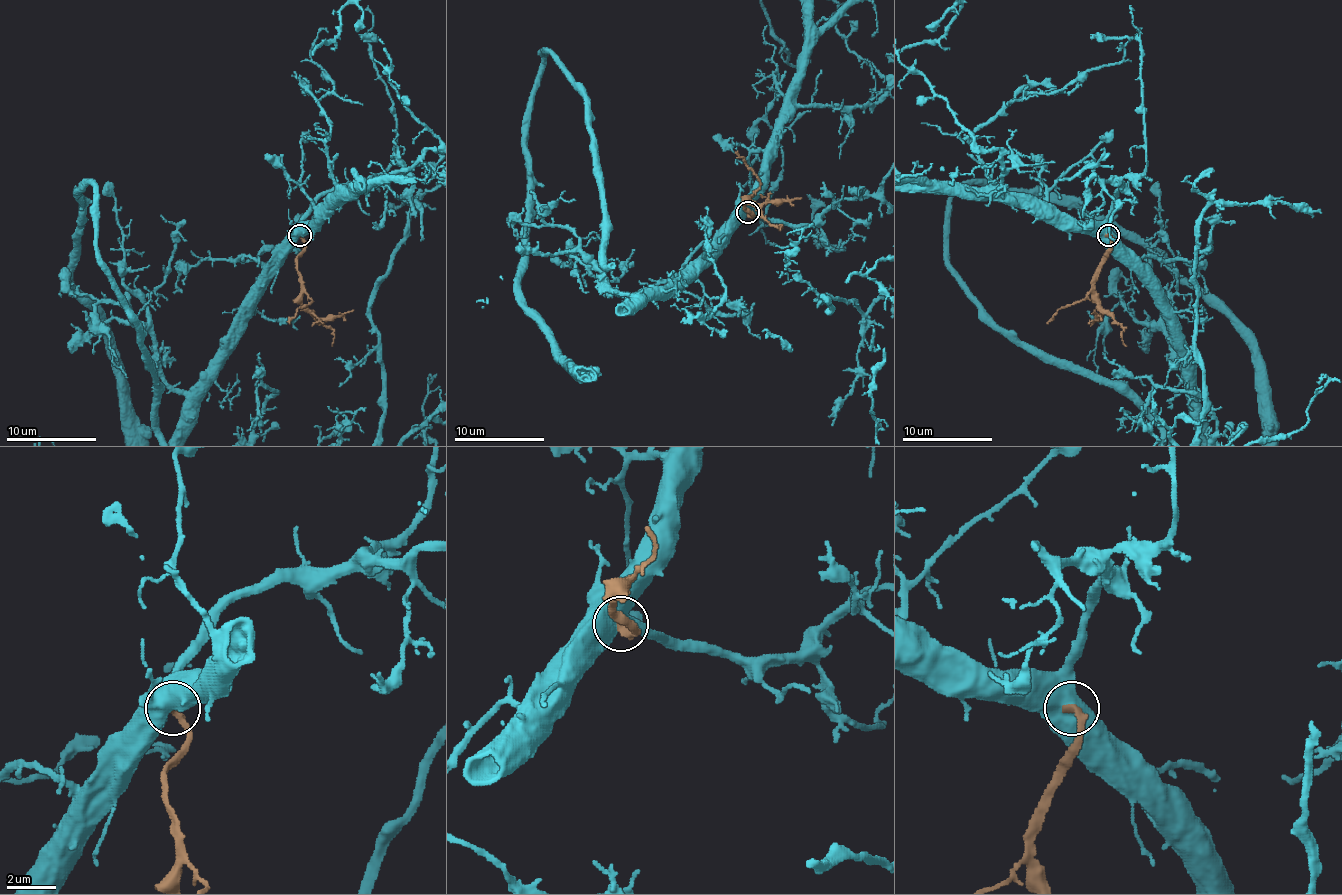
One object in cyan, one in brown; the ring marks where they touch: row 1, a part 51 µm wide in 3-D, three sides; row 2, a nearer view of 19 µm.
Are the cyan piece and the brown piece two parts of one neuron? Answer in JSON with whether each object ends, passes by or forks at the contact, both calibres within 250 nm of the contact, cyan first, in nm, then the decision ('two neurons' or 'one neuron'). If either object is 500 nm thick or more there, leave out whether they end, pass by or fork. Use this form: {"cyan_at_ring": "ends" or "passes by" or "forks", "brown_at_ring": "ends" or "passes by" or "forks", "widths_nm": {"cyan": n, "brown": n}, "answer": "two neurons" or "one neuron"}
{"widths_nm": {"cyan": 1000, "brown": 320}, "answer": "two neurons"}

